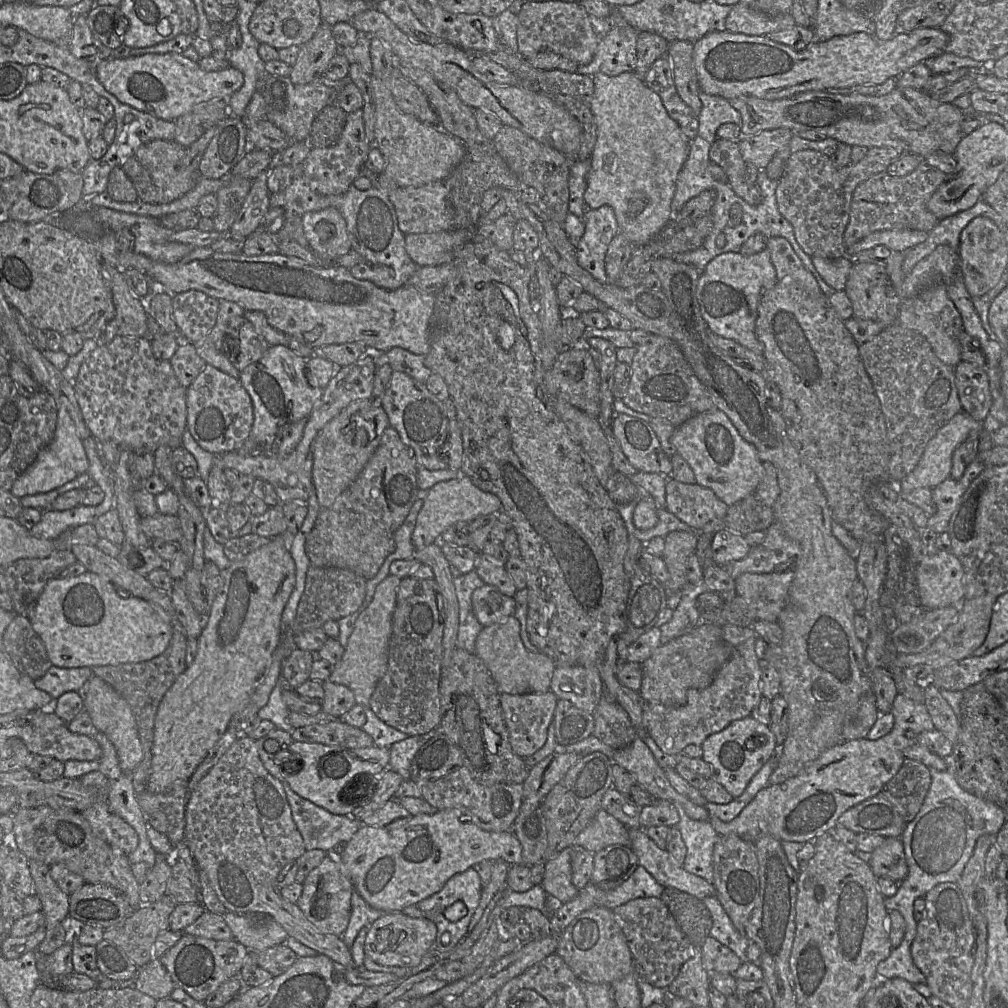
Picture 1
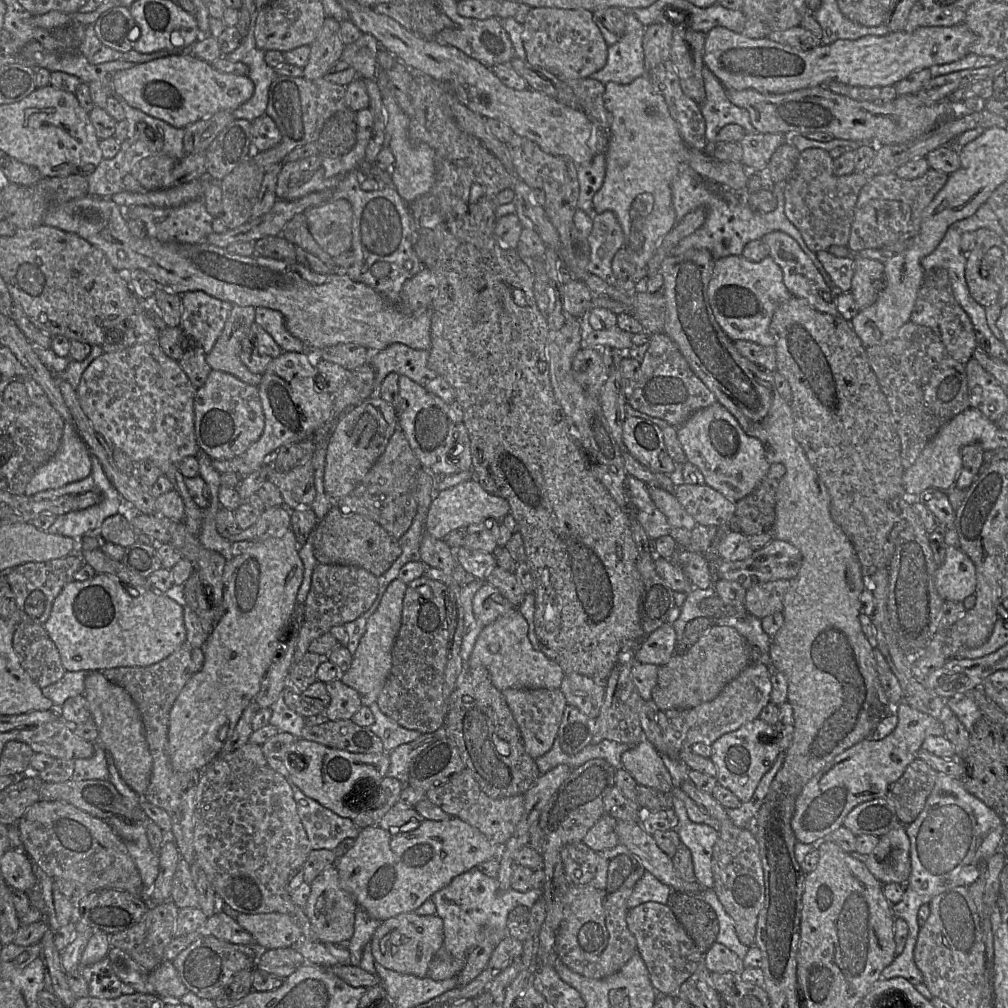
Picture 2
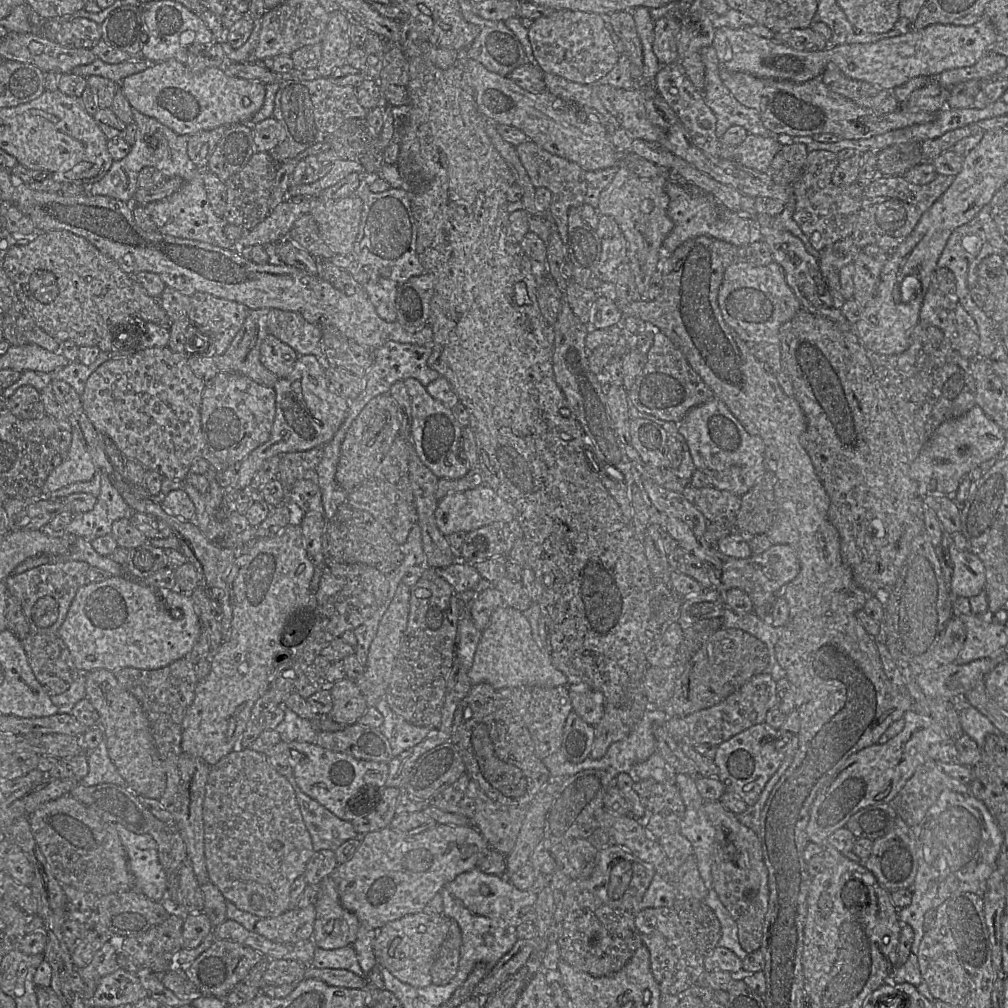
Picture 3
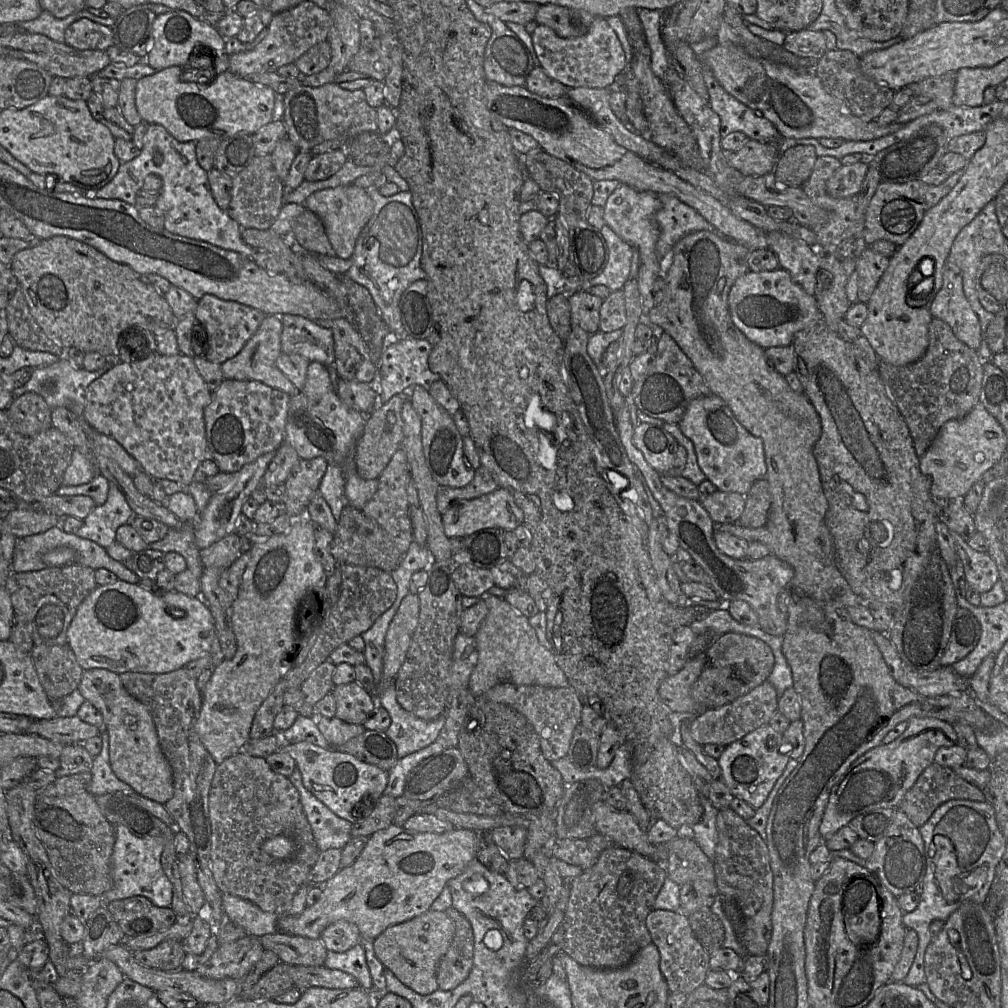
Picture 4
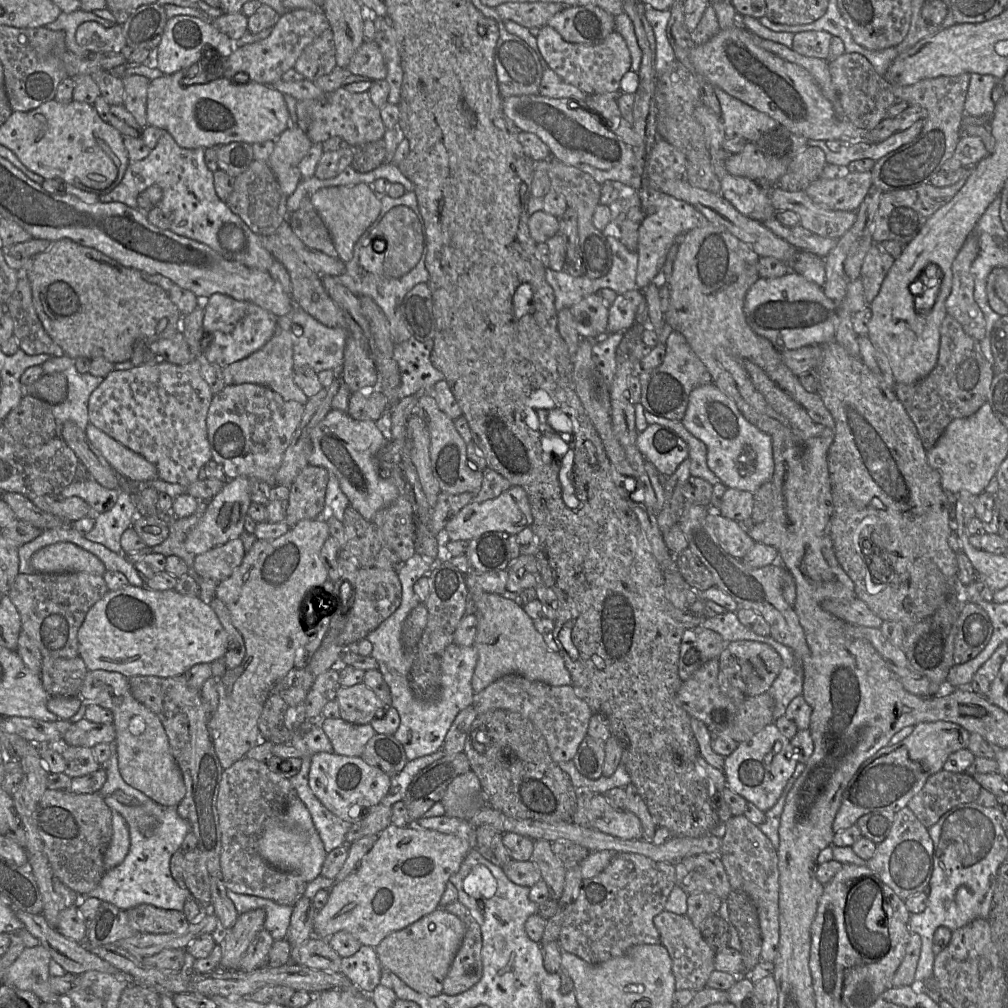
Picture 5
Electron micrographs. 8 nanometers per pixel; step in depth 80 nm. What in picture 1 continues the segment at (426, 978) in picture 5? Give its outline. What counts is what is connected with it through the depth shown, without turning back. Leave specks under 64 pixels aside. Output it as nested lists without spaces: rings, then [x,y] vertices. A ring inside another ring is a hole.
[[[402,912],[384,913],[368,927],[364,952],[383,966],[414,968],[431,949],[436,937],[436,924],[425,917],[413,918]]]

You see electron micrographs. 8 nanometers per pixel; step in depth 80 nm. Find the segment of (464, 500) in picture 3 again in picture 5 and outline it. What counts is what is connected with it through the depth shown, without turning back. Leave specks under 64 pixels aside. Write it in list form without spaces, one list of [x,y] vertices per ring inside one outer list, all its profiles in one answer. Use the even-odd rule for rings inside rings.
[[[512,486],[494,499],[464,506],[445,526],[444,540],[470,541],[486,532],[495,531],[516,535],[532,523],[533,516],[526,491],[520,486]]]

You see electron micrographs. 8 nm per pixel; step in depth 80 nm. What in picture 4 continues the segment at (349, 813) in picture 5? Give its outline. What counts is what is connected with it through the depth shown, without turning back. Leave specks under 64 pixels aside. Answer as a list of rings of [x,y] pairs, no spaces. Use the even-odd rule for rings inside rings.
[[[279,737],[279,747],[289,745],[290,755],[302,775],[305,788],[333,813],[352,824],[358,821],[358,807],[363,815],[368,816],[374,809],[378,799],[384,794],[389,780],[389,772],[379,767],[360,761],[356,757],[337,751],[325,749],[309,742],[290,744],[284,737]]]

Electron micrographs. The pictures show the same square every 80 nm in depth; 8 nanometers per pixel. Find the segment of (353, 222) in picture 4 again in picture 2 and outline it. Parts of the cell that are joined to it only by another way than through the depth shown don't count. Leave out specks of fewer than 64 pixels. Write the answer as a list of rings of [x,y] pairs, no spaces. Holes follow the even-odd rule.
[[[329,201],[303,213],[314,240],[331,257],[352,250],[353,212],[349,201]]]

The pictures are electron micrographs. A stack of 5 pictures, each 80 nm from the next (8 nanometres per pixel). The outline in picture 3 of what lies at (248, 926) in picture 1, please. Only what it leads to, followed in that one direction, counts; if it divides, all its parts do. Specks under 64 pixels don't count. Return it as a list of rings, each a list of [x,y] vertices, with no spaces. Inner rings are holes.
[[[314,905],[291,908],[271,918],[260,918],[254,931],[278,943],[312,941],[316,911]]]

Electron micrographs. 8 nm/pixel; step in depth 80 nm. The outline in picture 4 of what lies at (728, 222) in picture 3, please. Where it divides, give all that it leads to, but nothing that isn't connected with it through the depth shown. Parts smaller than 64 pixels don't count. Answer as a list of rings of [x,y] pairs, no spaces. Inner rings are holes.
[[[657,194],[662,207],[655,215],[659,228],[659,238],[656,243],[656,253],[660,260],[672,252],[674,246],[686,235],[699,231],[716,233],[726,237],[709,223],[694,208],[669,194]]]

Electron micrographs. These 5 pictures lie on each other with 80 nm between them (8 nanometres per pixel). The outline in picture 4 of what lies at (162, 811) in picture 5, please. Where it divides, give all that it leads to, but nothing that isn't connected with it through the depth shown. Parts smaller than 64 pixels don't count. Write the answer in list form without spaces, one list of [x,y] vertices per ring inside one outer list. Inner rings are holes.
[[[123,825],[113,827],[116,836],[111,858],[113,886],[101,896],[103,902],[108,903],[133,896],[143,896],[158,907],[170,907],[173,887],[161,865],[163,840],[160,837],[139,838]]]

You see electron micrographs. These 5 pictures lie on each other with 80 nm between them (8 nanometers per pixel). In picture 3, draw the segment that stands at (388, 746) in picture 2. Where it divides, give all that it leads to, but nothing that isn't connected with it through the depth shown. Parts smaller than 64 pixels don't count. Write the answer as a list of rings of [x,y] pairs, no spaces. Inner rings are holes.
[[[385,697],[381,698],[374,707],[384,717],[383,724],[378,729],[388,739],[394,756],[416,746],[425,740],[433,730],[437,730],[408,723],[392,711]]]

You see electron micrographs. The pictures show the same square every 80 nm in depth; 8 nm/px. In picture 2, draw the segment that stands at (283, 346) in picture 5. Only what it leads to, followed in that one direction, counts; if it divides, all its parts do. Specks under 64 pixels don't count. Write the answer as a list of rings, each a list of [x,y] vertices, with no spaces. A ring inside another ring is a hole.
[[[233,305],[230,314],[225,322],[222,333],[215,342],[213,348],[205,355],[207,363],[212,369],[230,373],[243,382],[257,385],[261,380],[261,374],[251,372],[241,361],[241,342],[246,336],[250,327],[255,322],[255,307]]]

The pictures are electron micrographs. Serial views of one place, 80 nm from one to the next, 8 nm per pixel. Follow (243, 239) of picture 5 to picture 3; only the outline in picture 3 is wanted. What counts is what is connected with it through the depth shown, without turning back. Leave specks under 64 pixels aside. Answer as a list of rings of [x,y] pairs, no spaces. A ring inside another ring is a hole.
[[[133,109],[134,123],[137,125],[135,142],[127,156],[114,161],[109,171],[99,181],[85,185],[86,194],[103,195],[127,203],[132,203],[138,187],[138,175],[145,166],[153,166],[167,177],[178,176],[184,180],[182,187],[170,196],[144,205],[147,213],[157,225],[157,231],[170,236],[206,242],[230,250],[238,250],[233,241],[224,234],[228,224],[224,215],[214,213],[207,197],[204,185],[204,170],[199,168],[189,157],[187,143],[189,135],[175,133],[157,119],[142,114]]]

